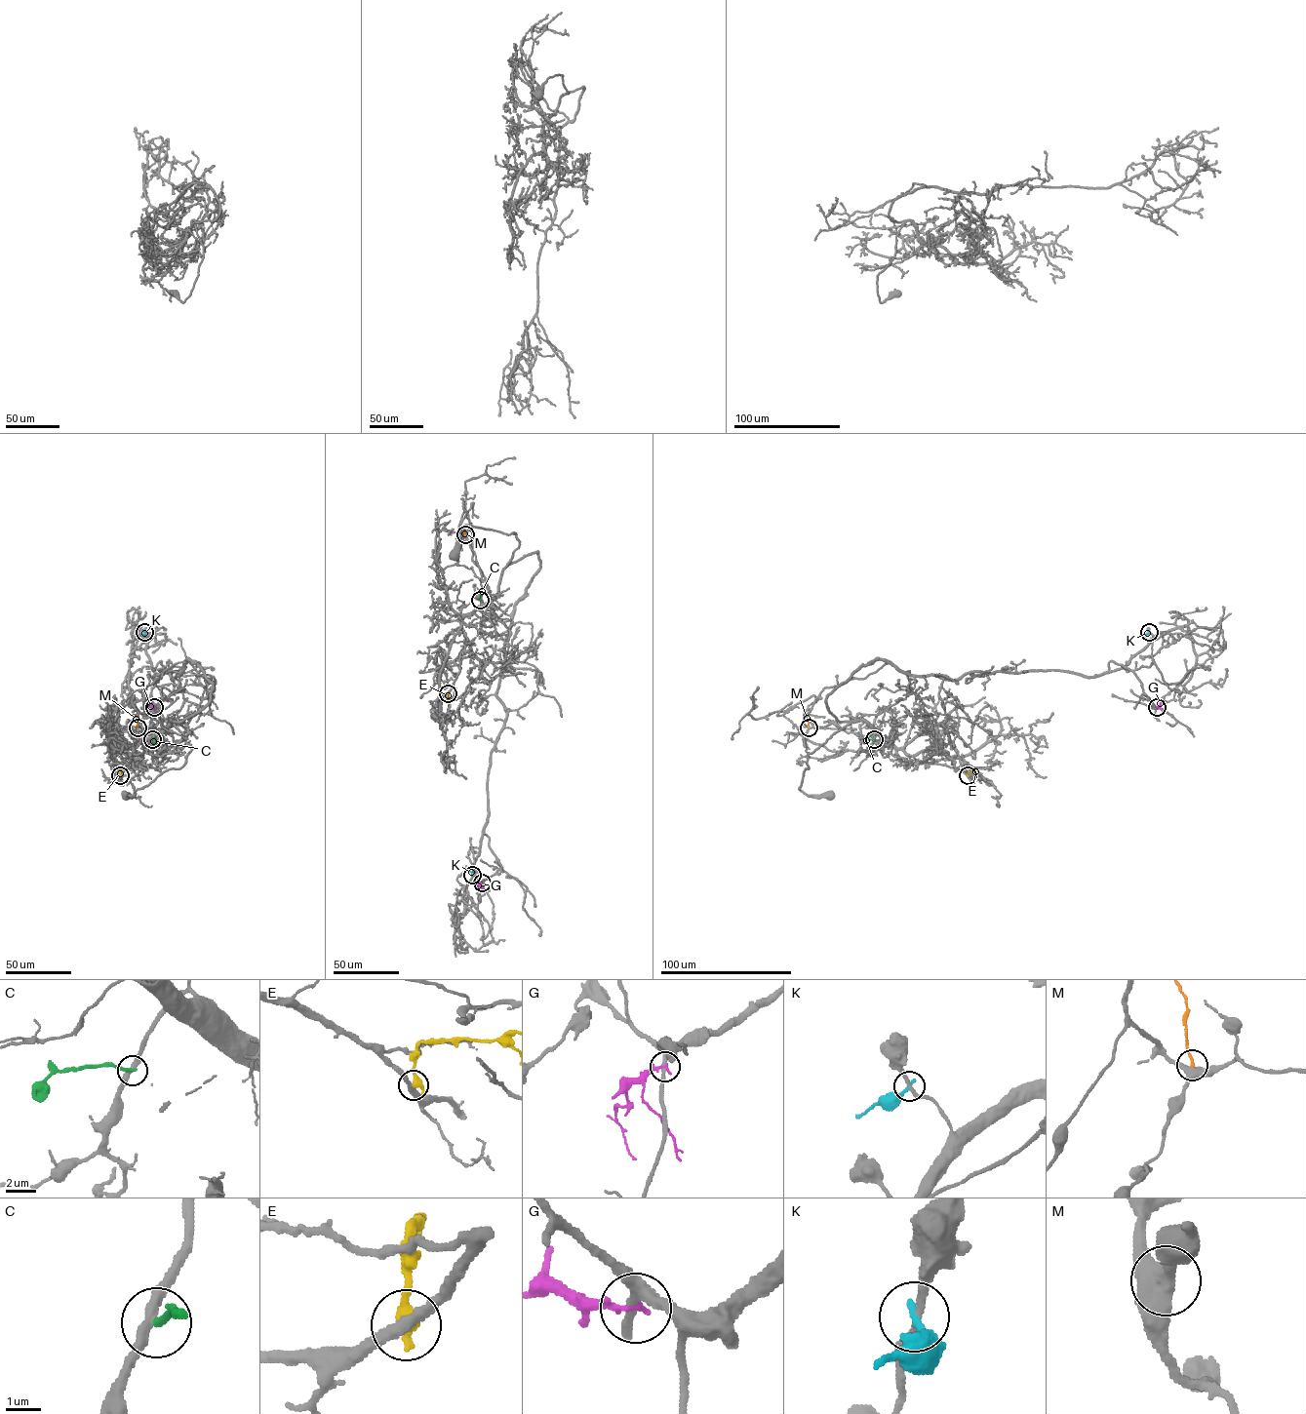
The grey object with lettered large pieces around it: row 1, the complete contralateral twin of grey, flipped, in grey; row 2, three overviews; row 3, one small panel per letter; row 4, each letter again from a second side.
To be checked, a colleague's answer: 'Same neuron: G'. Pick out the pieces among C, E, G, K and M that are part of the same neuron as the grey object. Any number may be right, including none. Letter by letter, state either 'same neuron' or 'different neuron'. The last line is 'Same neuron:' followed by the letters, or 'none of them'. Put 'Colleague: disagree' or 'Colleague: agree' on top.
Colleague: disagree
C: different neuron
E: different neuron
G: different neuron
K: different neuron
M: different neuron
Same neuron: none of them

